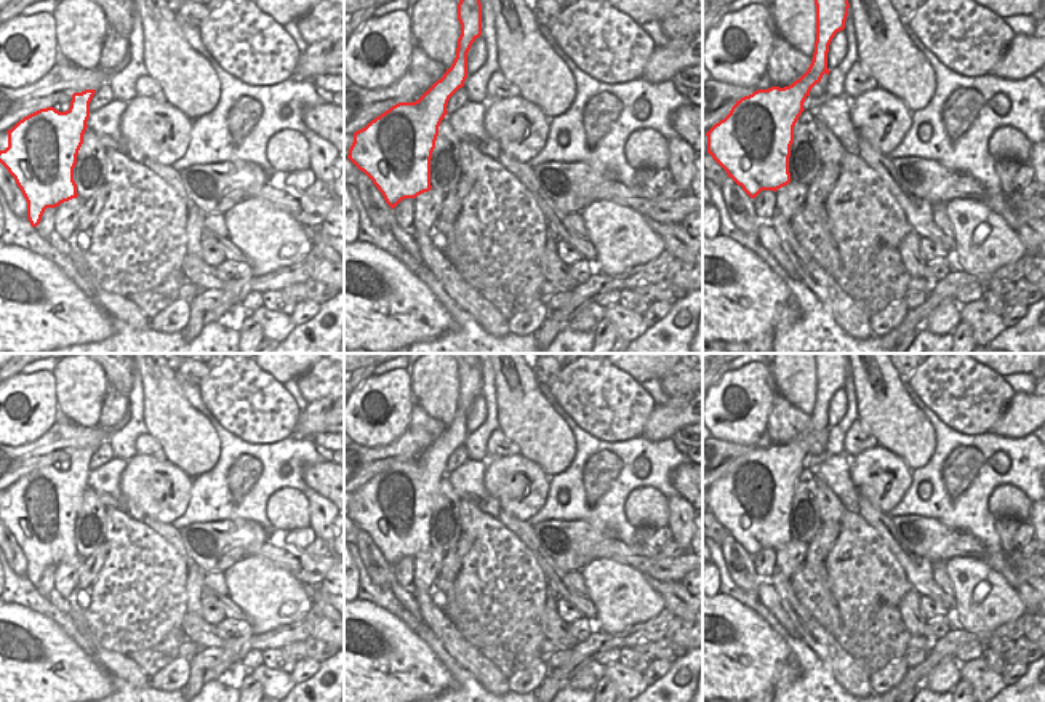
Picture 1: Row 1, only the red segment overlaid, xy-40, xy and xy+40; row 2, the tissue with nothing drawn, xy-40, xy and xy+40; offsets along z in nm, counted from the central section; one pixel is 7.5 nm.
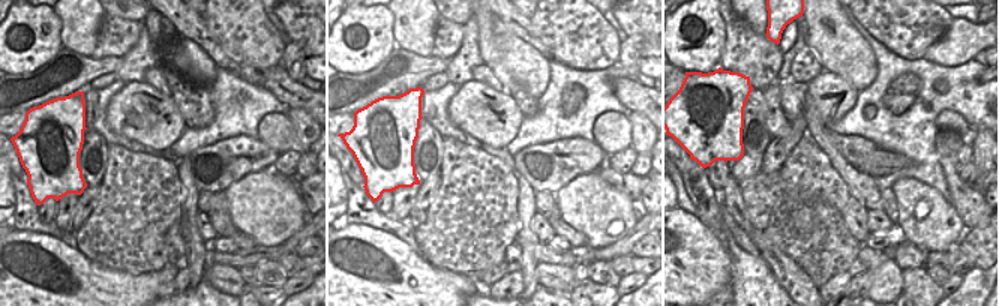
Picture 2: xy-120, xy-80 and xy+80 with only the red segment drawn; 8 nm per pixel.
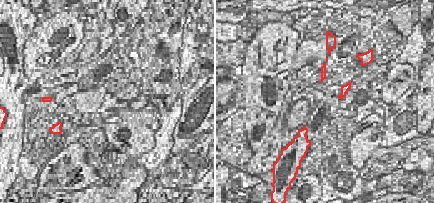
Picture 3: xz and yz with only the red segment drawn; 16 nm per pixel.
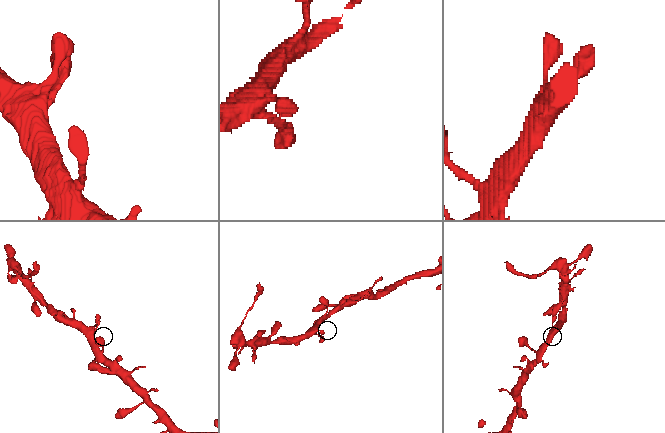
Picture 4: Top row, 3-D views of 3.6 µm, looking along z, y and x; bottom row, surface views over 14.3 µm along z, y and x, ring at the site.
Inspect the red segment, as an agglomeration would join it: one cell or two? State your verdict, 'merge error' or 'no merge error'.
no merge error

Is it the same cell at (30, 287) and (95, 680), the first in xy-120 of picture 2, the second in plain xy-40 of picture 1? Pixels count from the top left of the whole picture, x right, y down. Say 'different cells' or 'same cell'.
same cell

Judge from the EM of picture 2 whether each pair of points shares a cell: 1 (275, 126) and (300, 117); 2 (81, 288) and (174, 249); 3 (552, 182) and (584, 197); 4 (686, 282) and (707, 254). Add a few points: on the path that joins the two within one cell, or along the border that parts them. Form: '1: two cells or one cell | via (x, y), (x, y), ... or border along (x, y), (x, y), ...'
1: two cells | border along (285, 114), (293, 125), (299, 149)
2: two cells | border along (168, 263), (177, 269)
3: two cells | border along (594, 171), (578, 174), (554, 194)
4: one cell | via (686, 275), (699, 261)

